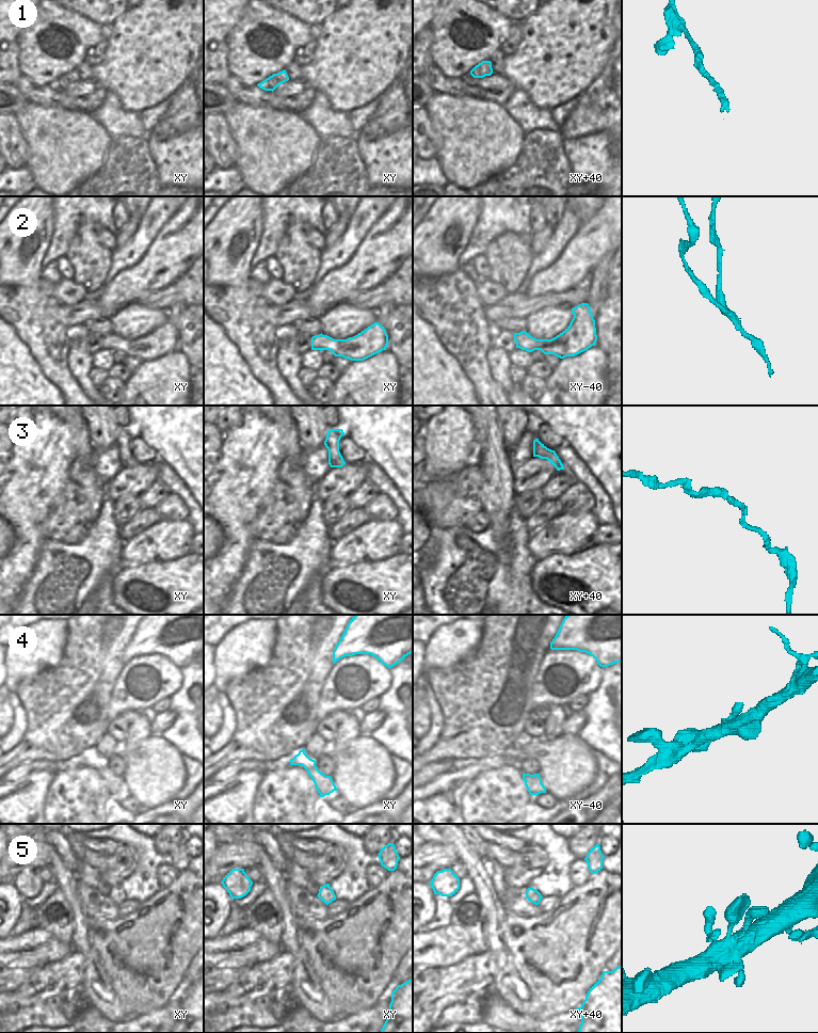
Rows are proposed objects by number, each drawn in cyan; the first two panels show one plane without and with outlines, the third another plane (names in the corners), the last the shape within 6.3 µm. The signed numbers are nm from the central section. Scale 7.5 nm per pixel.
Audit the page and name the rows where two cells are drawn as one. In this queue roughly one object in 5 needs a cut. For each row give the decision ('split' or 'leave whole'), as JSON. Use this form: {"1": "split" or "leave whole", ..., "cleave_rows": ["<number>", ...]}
{"1": "leave whole", "2": "leave whole", "3": "leave whole", "4": "leave whole", "5": "leave whole", "cleave_rows": []}

